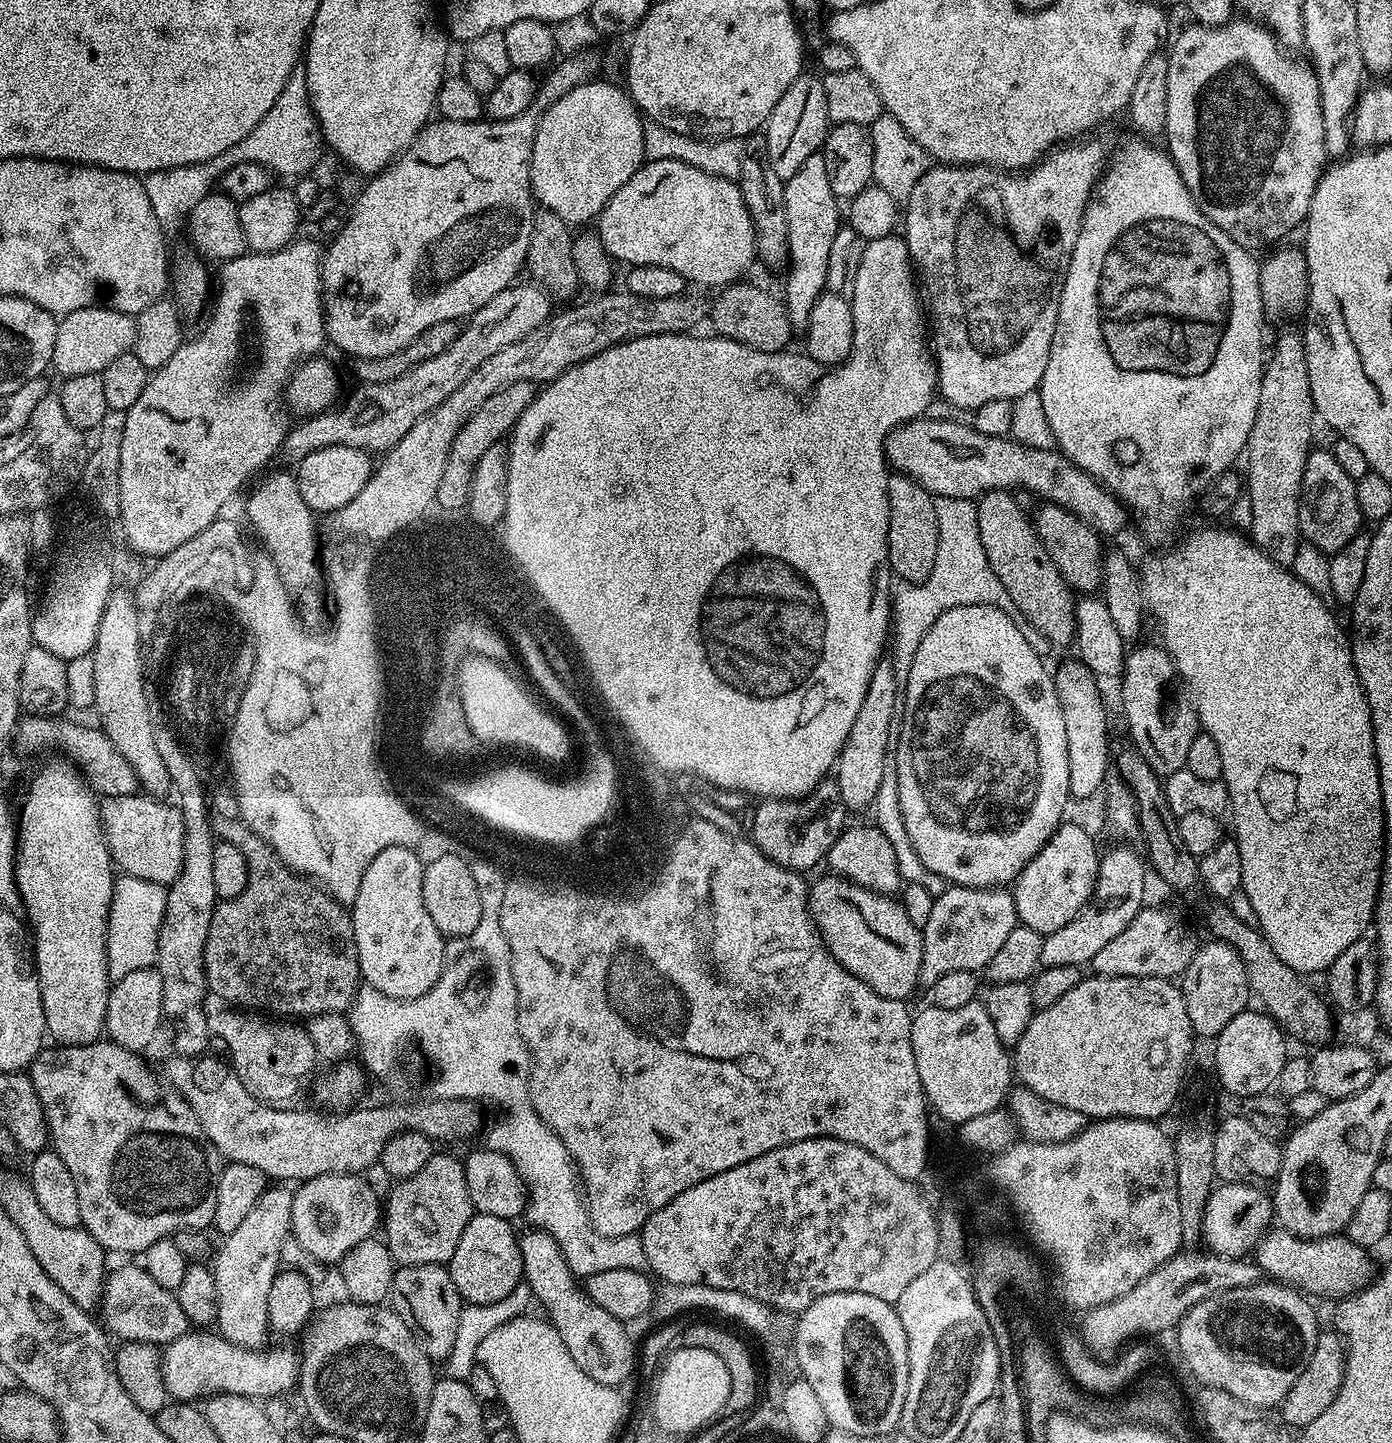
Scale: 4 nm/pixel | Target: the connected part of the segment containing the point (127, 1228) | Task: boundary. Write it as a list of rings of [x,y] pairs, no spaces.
[[[101,1038],[94,1044],[45,1046],[32,1059],[30,1065],[34,1090],[38,1090],[38,1098],[42,1102],[42,1110],[46,1114],[51,1147],[60,1155],[62,1162],[66,1162],[66,1166],[74,1178],[74,1186],[78,1190],[78,1207],[82,1210],[81,1225],[109,1253],[136,1252],[136,1254],[143,1254],[150,1246],[154,1246],[154,1242],[172,1238],[178,1231],[192,1228],[207,1229],[214,1218],[214,1202],[218,1202],[218,1178],[222,1167],[220,1151],[210,1142],[210,1138],[202,1130],[194,1110],[185,1102],[183,1096],[163,1083],[160,1085],[152,1077],[152,1072],[148,1069],[144,1058],[143,1055],[113,1044],[107,1038]]]

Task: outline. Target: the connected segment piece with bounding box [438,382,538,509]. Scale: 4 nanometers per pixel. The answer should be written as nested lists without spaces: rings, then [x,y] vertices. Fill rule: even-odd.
[[[514,382],[514,386],[506,386],[498,390],[498,394],[486,398],[480,409],[458,430],[450,446],[446,466],[442,469],[442,478],[438,481],[439,501],[448,505],[448,509],[456,509],[456,505],[463,504],[465,496],[470,496],[470,482],[474,478],[474,466],[478,466],[478,458],[482,458],[490,446],[501,443],[511,433],[516,419],[536,397],[537,391],[537,385],[530,382]]]

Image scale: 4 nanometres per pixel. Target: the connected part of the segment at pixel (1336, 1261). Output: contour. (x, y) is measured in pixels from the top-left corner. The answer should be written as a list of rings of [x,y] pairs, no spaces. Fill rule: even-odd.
[[[1283,1230],[1265,1232],[1254,1249],[1254,1259],[1265,1277],[1283,1282],[1309,1297],[1343,1298],[1368,1287],[1373,1279],[1372,1260],[1368,1256],[1371,1256],[1369,1249],[1350,1242],[1344,1234],[1304,1240],[1301,1236],[1291,1236]]]

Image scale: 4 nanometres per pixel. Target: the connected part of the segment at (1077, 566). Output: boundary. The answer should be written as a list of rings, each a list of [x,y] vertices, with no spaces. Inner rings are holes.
[[[1044,502],[1041,508],[1035,509],[1034,523],[1036,533],[1046,546],[1046,554],[1058,566],[1062,578],[1076,594],[1096,594],[1101,591],[1103,582],[1103,560],[1106,553],[1105,546],[1100,545],[1102,536],[1090,524],[1076,516],[1062,505]]]

